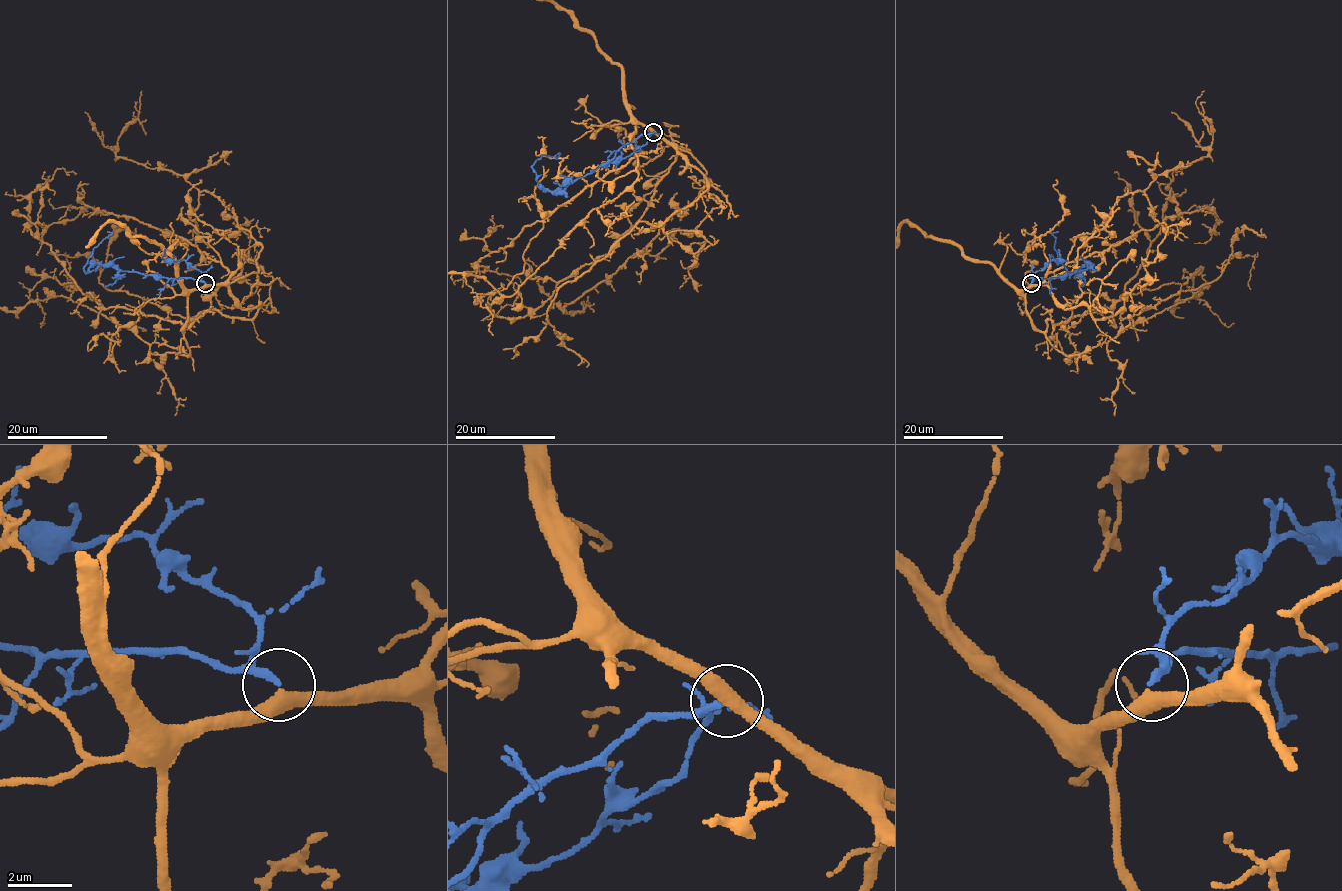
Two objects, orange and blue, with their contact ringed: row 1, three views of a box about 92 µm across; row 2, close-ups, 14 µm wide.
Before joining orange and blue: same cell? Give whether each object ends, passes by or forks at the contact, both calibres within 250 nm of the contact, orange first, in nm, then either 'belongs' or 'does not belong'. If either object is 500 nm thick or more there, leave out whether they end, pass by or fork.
orange passes by | blue ends | 400/220 nm | belongs

